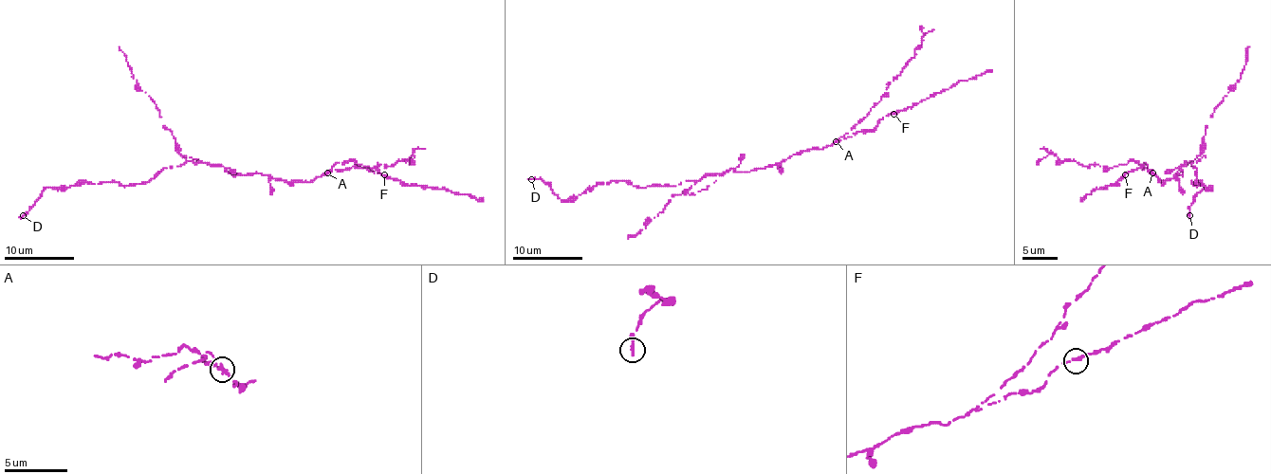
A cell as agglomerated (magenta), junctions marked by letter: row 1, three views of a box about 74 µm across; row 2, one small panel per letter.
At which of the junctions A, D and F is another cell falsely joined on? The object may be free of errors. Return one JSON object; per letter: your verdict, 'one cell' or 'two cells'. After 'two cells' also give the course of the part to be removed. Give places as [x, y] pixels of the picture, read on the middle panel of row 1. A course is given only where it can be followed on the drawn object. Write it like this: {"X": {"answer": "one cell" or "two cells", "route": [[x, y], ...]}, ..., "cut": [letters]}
{"A": {"answer": "two cells", "route": [[836, 142], [863, 119], [879, 101], [888, 84], [914, 56], [914, 50], [922, 44], [923, 33], [920, 26]]}, "D": {"answer": "one cell"}, "F": {"answer": "one cell"}, "cut": ["A"]}

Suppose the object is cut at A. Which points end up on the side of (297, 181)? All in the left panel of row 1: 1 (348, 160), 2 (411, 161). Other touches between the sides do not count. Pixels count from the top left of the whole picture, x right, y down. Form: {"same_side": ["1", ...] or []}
{"same_side": []}

